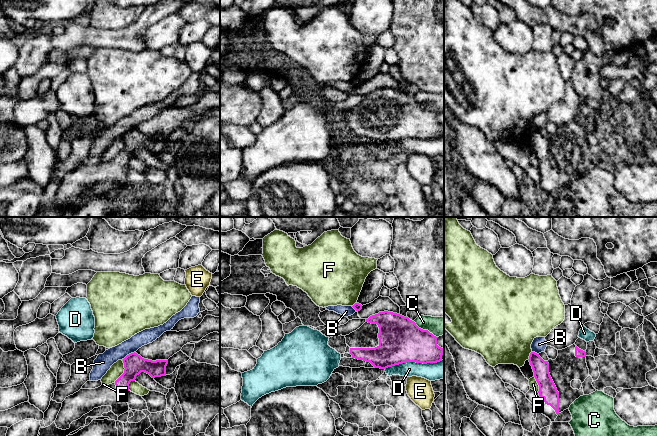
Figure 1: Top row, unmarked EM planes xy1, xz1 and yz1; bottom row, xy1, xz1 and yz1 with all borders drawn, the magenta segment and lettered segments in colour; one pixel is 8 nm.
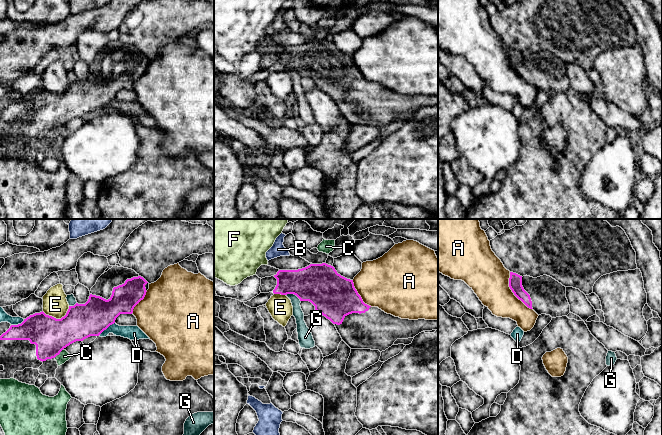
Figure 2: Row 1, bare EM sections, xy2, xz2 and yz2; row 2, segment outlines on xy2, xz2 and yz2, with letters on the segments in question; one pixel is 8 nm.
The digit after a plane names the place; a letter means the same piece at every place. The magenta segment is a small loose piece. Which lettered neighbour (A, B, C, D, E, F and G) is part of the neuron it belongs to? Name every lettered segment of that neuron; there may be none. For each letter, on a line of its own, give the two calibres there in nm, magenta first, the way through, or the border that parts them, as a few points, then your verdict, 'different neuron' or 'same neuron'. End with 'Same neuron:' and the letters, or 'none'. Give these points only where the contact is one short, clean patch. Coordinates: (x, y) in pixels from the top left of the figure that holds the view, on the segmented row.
A: 110 nm thick on the magenta side, 320 nm on the other; different neuron
B: 170 nm thick on the magenta side, 140 nm on the other; border along xy1 (134, 351), (123, 359); different neuron
C: 360 nm thick on the magenta side, 160 nm on the other; different neuron
D: 360 nm thick on the magenta side, 140 nm on the other; different neuron
E: 280 nm thick on the magenta side, 200 nm on the other; border along xy2 (69, 306), (66, 313), (60, 318), (46, 315), (42, 311); different neuron
F: 170 nm thick on the magenta side, 110 nm on the other; different neuron
G: 320 nm thick on the magenta side, 80 nm on the other; border along xz2 (286, 294), (294, 294), (300, 301); different neuron
Same neuron: none

